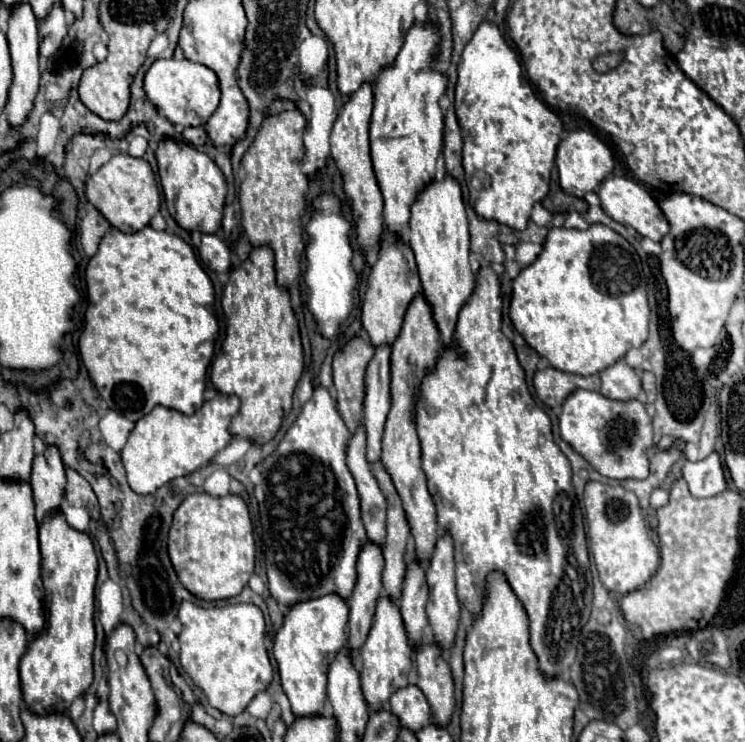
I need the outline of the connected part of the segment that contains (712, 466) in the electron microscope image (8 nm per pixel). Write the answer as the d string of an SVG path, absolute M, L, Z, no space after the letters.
M711 453L709 457L705 457L701 461L695 461L695 463L685 461L685 465L681 469L681 475L687 481L691 495L697 497L697 499L713 497L713 495L727 489L723 467L721 467L721 461L719 461L717 453Z

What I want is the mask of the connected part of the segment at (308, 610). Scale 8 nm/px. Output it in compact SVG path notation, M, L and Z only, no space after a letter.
M327 595L289 607L281 631L275 637L273 657L277 661L281 687L289 697L295 717L315 717L323 713L327 671L335 655L347 645L347 603L341 597Z

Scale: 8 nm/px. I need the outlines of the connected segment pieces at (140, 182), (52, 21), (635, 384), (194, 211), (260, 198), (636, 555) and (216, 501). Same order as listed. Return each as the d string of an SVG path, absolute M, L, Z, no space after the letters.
M117 153L105 165L101 165L99 171L89 177L85 193L87 199L101 211L101 215L123 233L135 233L147 227L161 205L151 165L145 159L137 159L127 153Z
M55 3L47 19L39 25L39 55L53 57L59 51L59 45L63 43L65 35L67 35L65 11L59 3Z
M623 359L603 369L599 377L601 377L601 393L611 399L627 401L631 397L637 397L641 391L641 381L637 373Z
M169 137L159 141L155 157L159 167L159 181L171 217L179 223L179 227L187 231L199 229L203 233L215 233L221 225L227 195L225 177L221 169L215 165L215 161L211 161L205 153L197 151L193 145Z
M299 109L283 111L275 117L267 117L257 131L255 141L245 151L241 165L247 179L239 187L241 203L241 225L245 237L251 245L269 245L275 251L277 283L291 287L301 275L301 255L305 251L301 215L305 213L305 193L307 175L301 171L301 161L305 155L303 133L305 117Z
M587 481L585 509L591 553L605 589L615 595L627 595L641 589L659 567L659 551L649 535L649 525L643 519L635 493L623 489L621 485Z
M191 493L173 515L169 531L169 557L179 581L199 599L221 601L241 593L255 563L255 541L249 509L239 495L213 497Z

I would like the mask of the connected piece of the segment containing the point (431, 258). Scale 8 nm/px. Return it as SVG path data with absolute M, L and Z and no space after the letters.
M453 177L431 181L411 207L409 247L415 253L425 301L431 305L433 321L441 333L441 343L453 347L457 315L475 289L475 275L469 265L469 223L461 197L461 187Z

